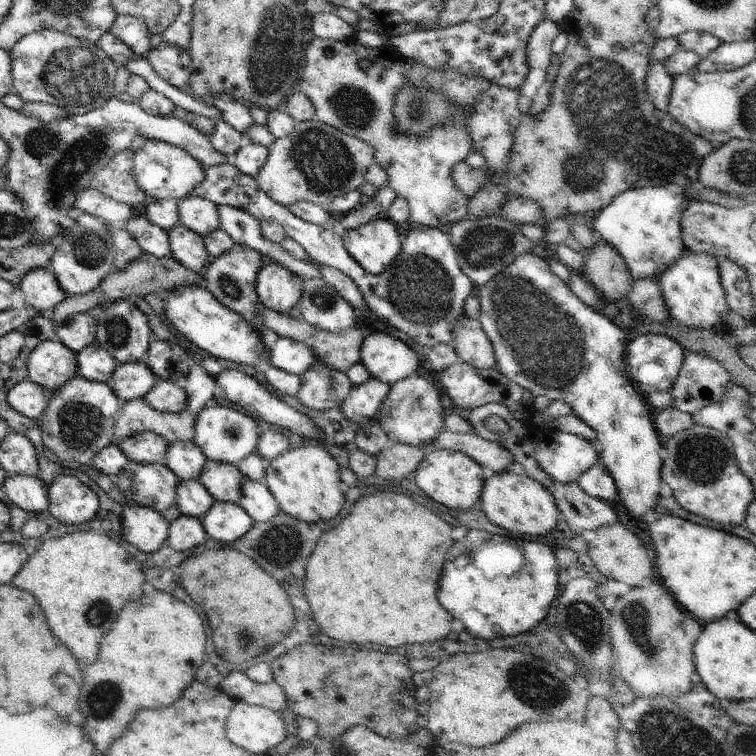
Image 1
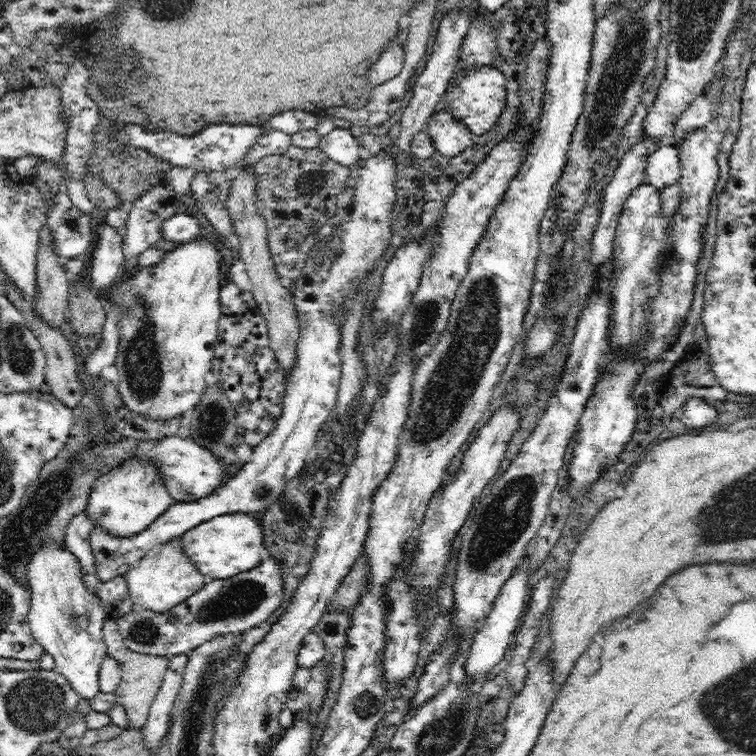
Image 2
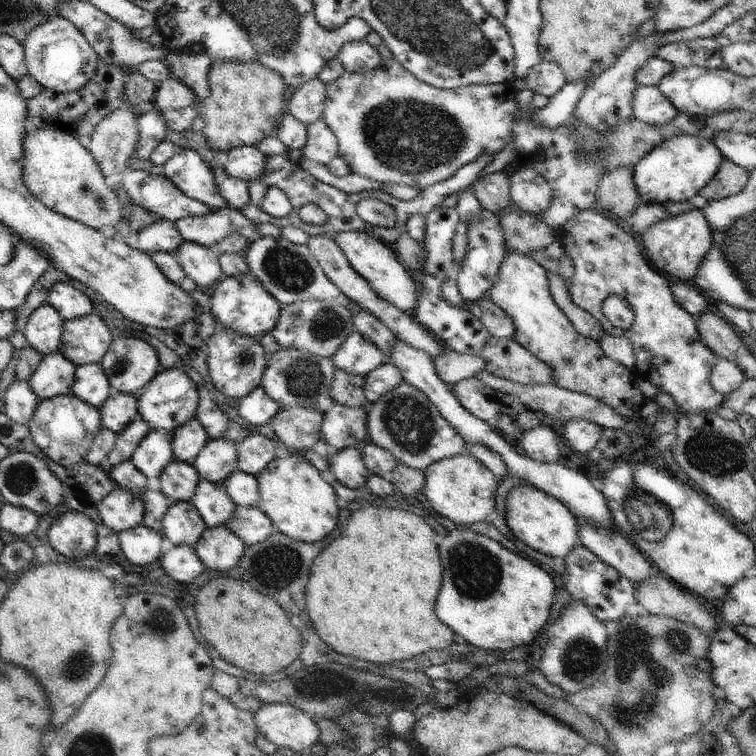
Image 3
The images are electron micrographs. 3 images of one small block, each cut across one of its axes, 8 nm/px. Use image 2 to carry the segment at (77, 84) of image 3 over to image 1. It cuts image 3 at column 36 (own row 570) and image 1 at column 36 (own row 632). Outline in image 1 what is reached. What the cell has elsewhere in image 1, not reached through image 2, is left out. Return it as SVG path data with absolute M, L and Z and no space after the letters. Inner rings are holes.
M44 29L23 36L9 53L13 88L22 100L56 105L73 115L83 115L114 97L112 87L118 65L98 44Z

